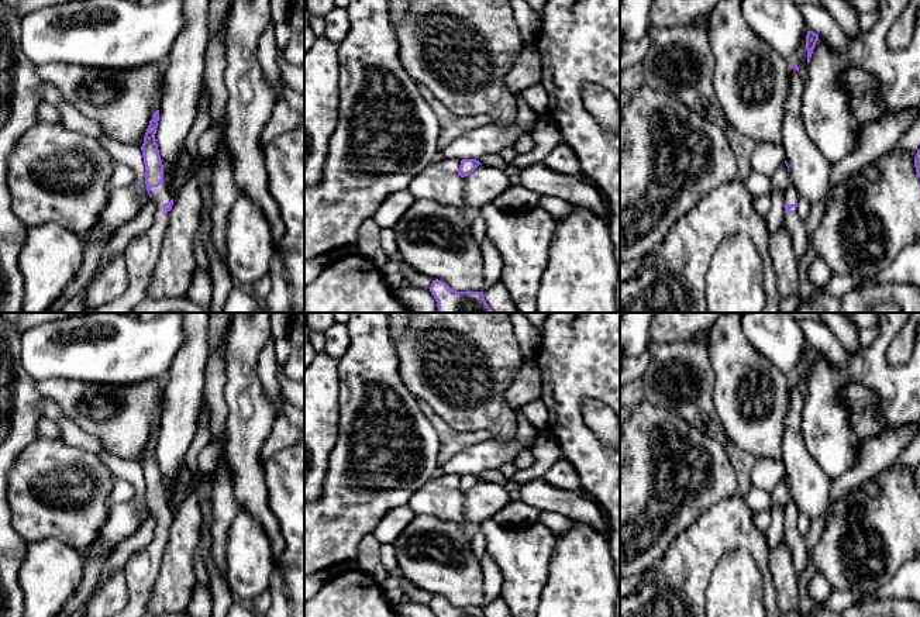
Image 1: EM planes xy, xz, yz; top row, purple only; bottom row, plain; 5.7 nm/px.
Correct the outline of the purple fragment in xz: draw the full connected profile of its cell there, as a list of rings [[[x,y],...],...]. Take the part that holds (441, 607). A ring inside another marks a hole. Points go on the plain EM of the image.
[[[433,596],[430,607],[435,617],[486,617],[483,607],[456,607],[442,596]]]

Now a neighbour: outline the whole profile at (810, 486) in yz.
[[[792,382],[782,438],[782,463],[797,510],[812,521],[827,510],[834,480],[819,466],[804,447],[802,434],[803,407],[804,399]]]

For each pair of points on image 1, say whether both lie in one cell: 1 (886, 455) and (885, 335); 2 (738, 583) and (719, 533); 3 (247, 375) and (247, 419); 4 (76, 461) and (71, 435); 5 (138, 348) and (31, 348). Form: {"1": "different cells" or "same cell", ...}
{"1": "different cells", "2": "different cells", "3": "same cell", "4": "different cells", "5": "same cell"}

